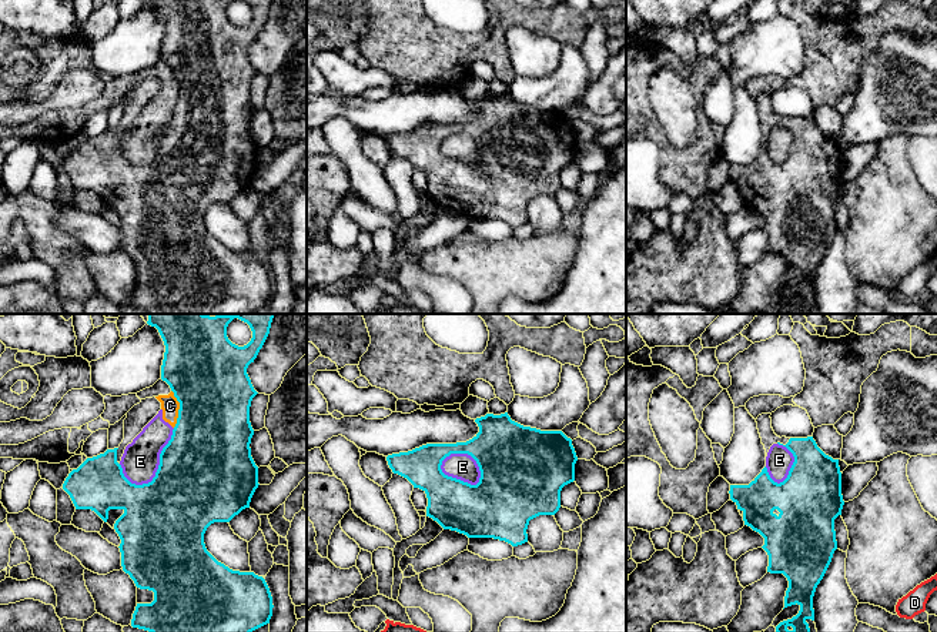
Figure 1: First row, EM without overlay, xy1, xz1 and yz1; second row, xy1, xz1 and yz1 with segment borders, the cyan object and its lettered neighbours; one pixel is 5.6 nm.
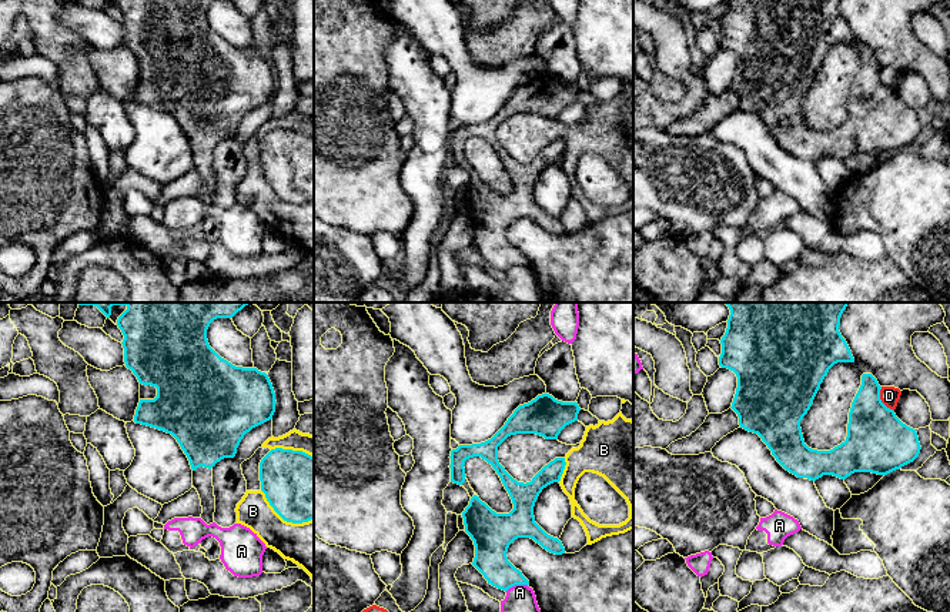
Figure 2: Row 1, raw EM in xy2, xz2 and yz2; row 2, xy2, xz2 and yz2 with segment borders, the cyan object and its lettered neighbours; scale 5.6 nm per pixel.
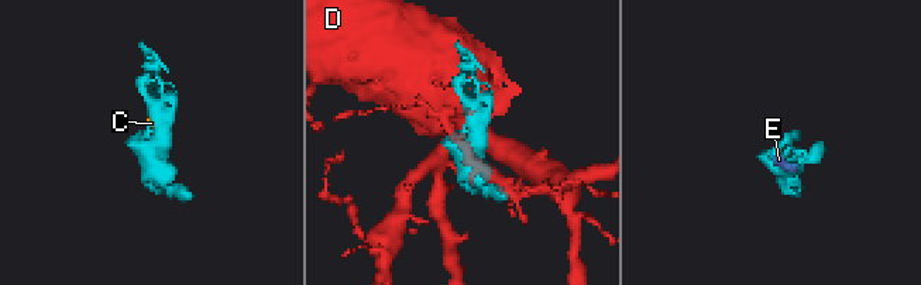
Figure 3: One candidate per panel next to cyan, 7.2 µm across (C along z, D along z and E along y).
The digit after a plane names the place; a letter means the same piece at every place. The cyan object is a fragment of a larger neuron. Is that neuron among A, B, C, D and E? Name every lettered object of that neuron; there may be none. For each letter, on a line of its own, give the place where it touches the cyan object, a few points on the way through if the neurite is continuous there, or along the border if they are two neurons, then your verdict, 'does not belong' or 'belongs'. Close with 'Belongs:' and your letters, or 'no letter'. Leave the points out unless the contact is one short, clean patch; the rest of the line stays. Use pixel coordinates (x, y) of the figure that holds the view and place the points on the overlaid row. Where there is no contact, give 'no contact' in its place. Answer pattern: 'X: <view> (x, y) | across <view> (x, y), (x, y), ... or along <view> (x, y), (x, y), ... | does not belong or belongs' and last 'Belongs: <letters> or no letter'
A: xz2 (515, 584) | along xz2 (527, 584), (515, 584), (505, 591) | does not belong
B: xy2 (284, 519) | does not belong
C: xy1 (180, 408) | does not belong
D: yz2 (880, 400) | along yz2 (880, 387), (880, 400), (893, 411) | does not belong
E: xz1 (459, 480) | does not belong
Belongs: no letter

